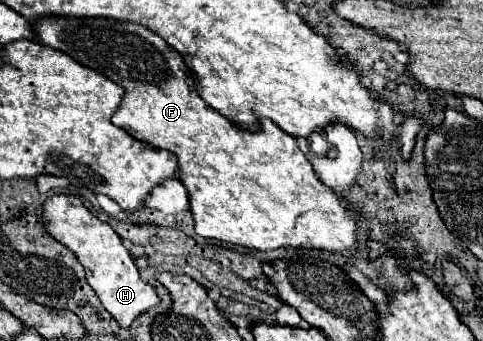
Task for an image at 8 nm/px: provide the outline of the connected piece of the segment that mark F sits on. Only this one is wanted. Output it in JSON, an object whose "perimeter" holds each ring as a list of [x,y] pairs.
{"perimeter":[[[44,17],[34,21],[32,27],[40,33],[38,43],[68,53],[78,63],[94,71],[102,71],[102,75],[124,87],[126,93],[112,117],[112,123],[156,149],[168,149],[178,155],[180,181],[188,189],[194,229],[200,237],[234,243],[252,251],[274,251],[280,247],[304,245],[332,255],[352,255],[356,251],[358,209],[348,201],[344,203],[344,199],[340,199],[316,177],[308,157],[296,145],[296,139],[278,129],[272,121],[264,121],[262,129],[256,133],[232,125],[198,95],[196,81],[186,67],[184,57],[164,43],[164,39],[152,35],[150,29],[112,19],[64,17]]]}

